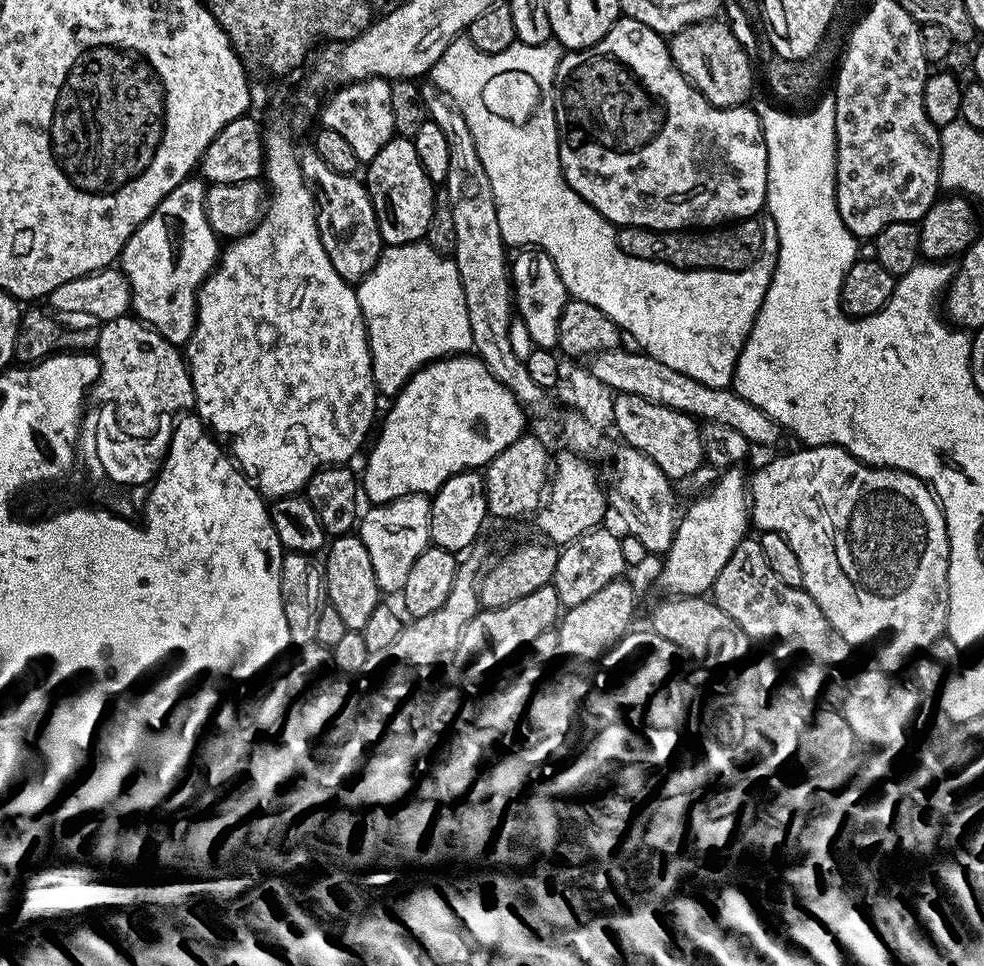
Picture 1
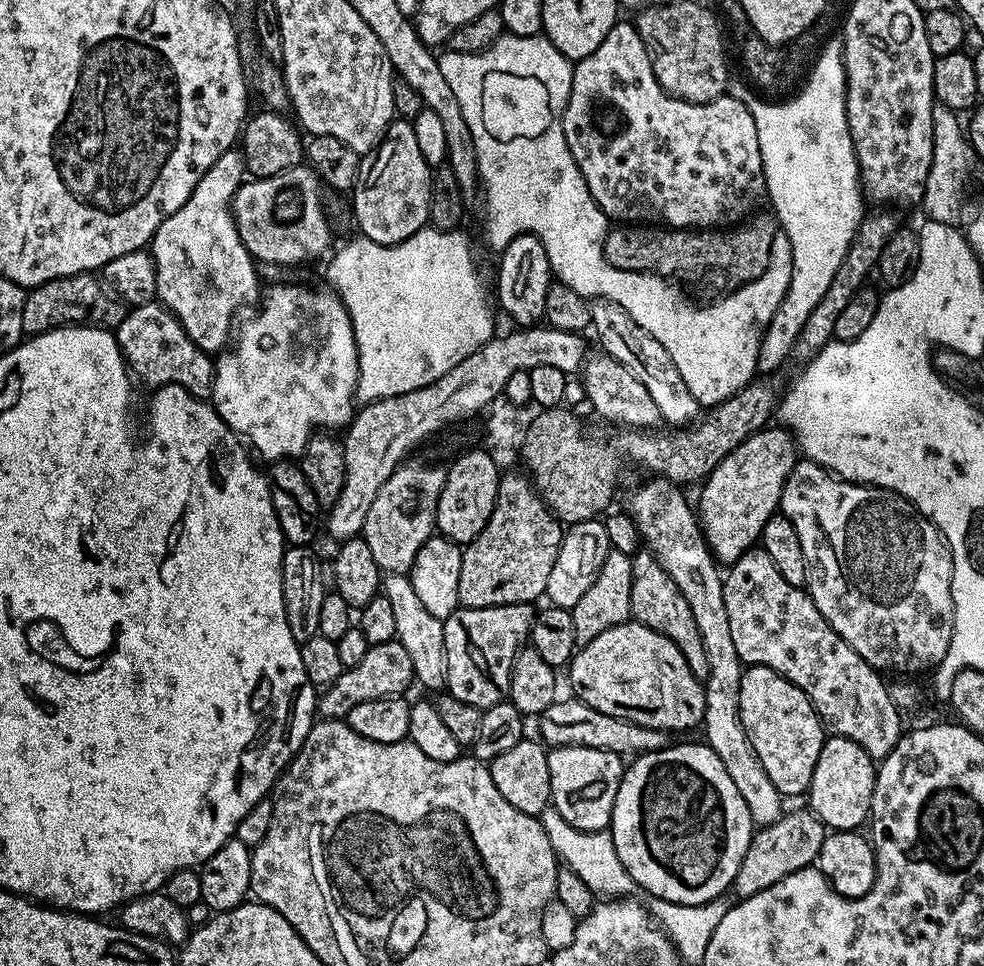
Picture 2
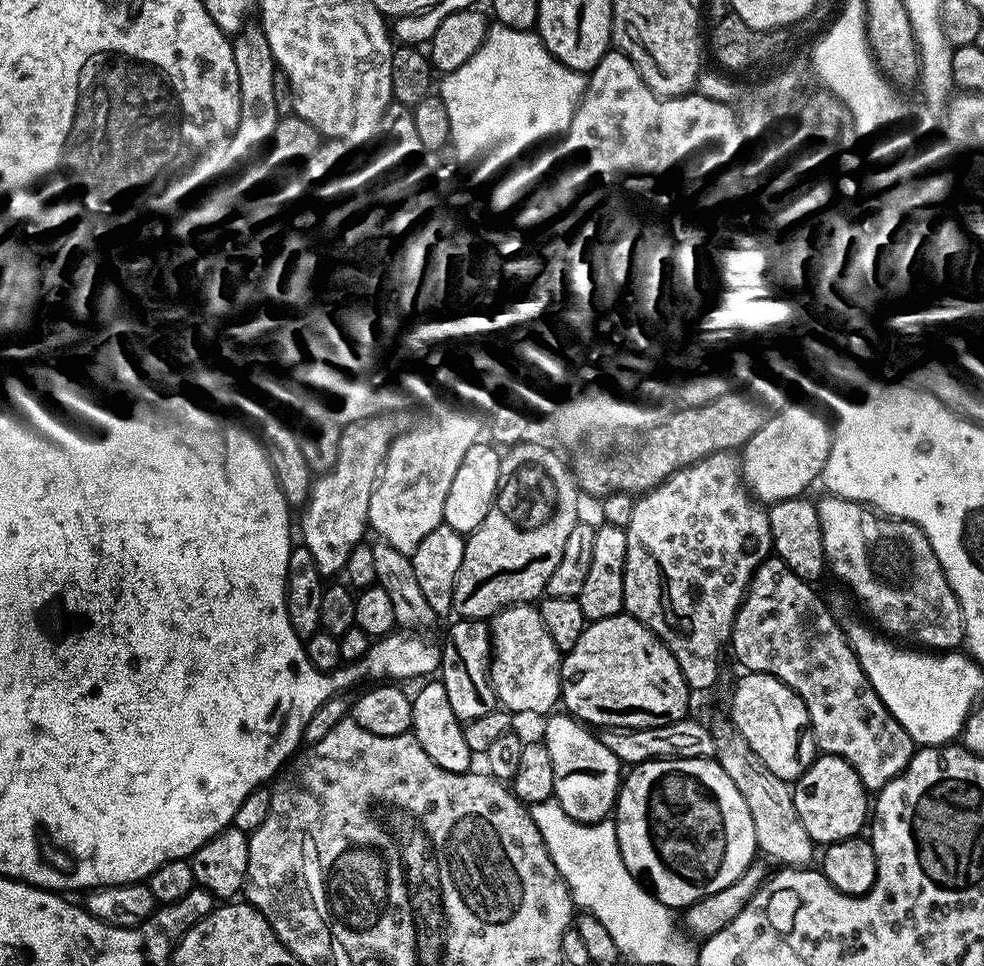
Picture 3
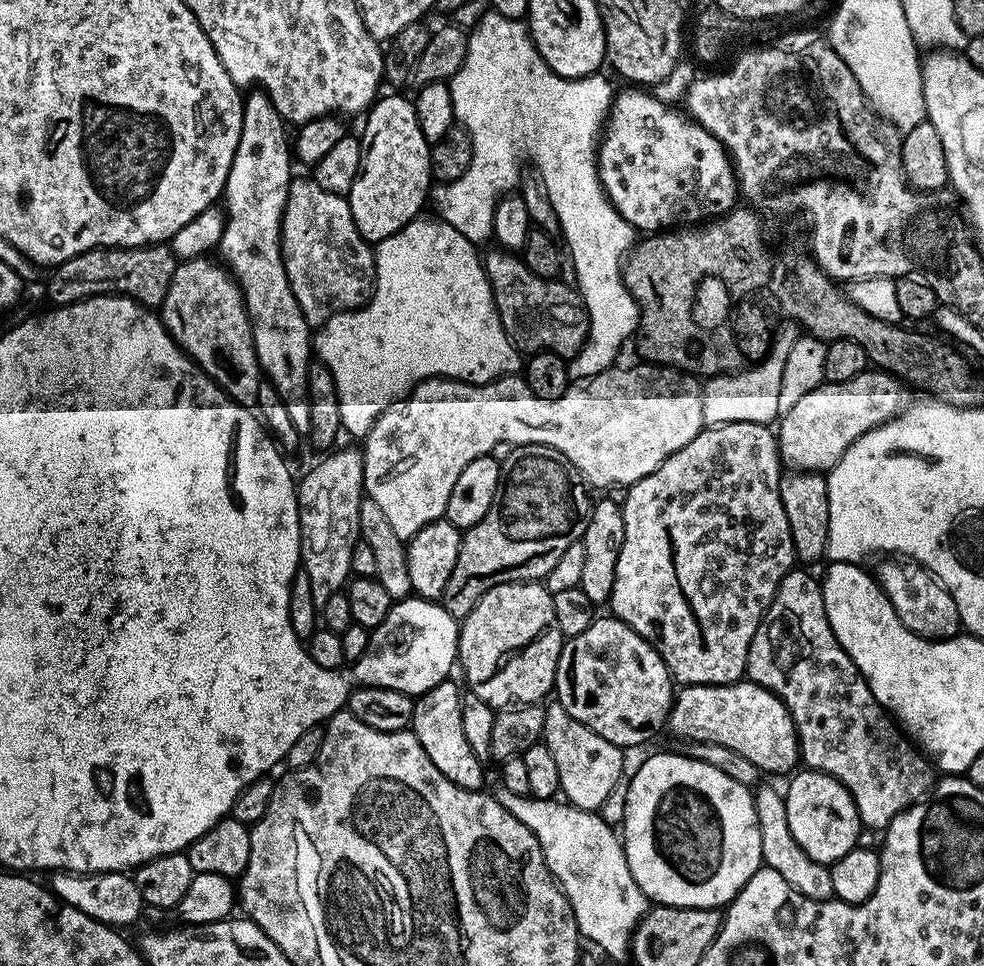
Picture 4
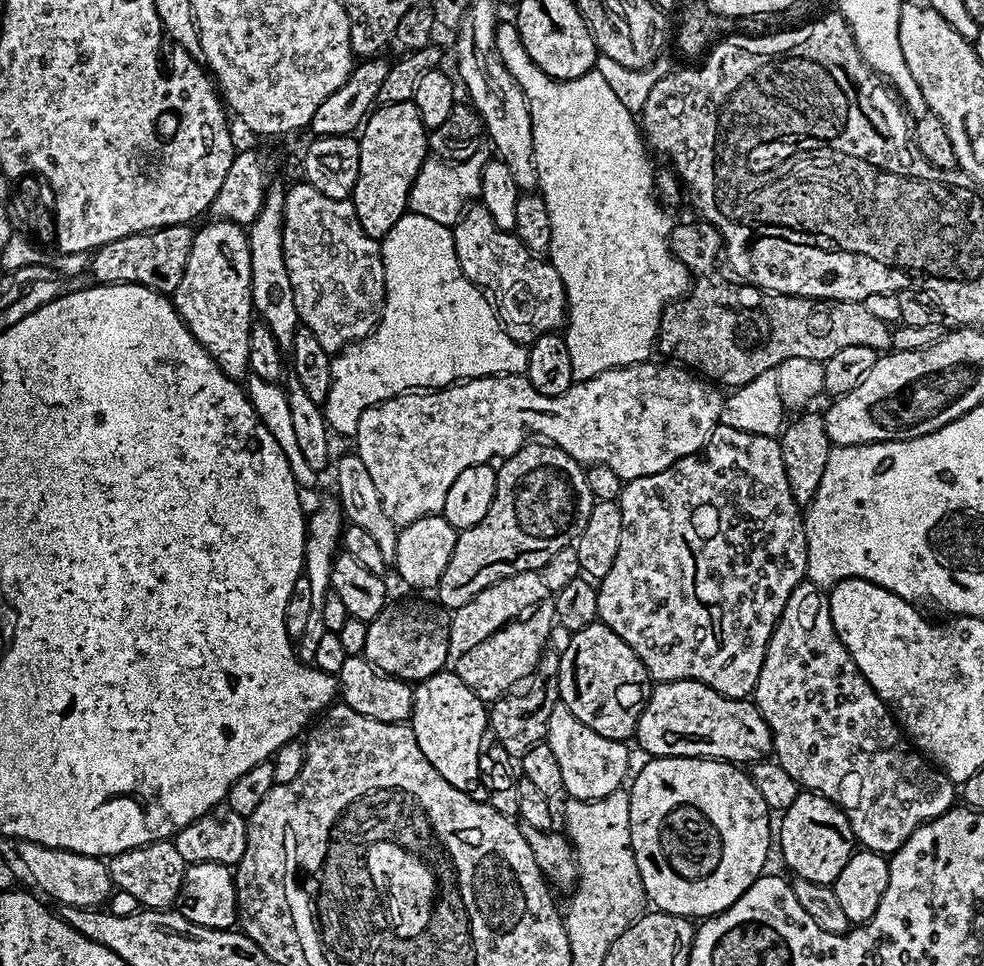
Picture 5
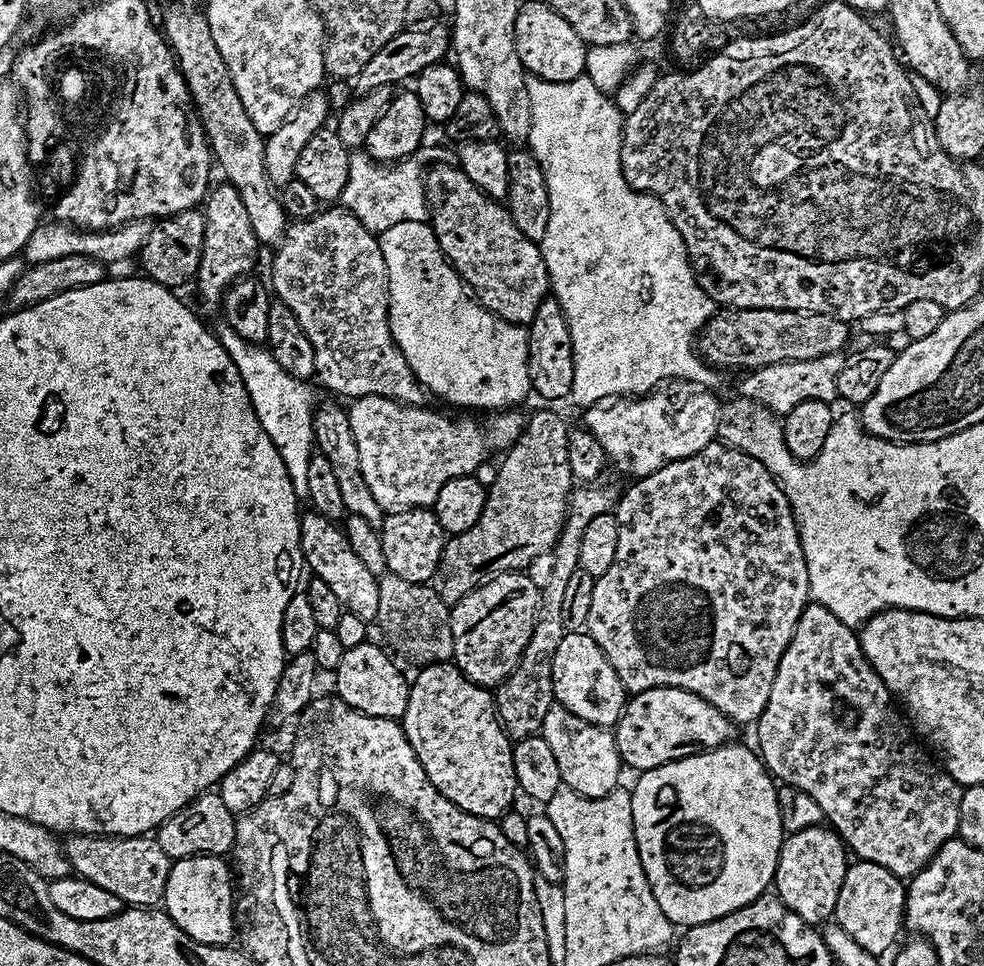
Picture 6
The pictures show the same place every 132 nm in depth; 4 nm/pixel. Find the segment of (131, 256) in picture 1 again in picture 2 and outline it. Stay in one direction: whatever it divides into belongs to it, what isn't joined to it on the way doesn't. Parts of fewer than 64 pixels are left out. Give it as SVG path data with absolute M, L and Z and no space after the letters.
M239 151L221 152L215 166L206 170L204 177L196 183L189 200L175 214L161 222L150 241L150 255L156 264L156 295L159 303L176 315L176 321L184 327L189 338L209 354L219 353L227 345L224 343L228 340L228 327L232 324L236 307L256 292L257 265L238 234L230 207L230 201L242 183L240 168L242 172Z

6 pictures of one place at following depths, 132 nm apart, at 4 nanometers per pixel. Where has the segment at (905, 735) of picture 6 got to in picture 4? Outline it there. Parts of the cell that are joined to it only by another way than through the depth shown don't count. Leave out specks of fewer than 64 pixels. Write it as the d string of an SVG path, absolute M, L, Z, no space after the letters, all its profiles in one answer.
M799 570L784 575L750 642L746 676L751 683L769 688L784 701L796 727L803 767L814 772L825 772L842 782L842 786L846 786L854 798L854 806L865 829L887 828L899 812L905 812L917 800L924 799L933 787L934 775L929 761L921 755L917 745L906 738L895 719L876 701L864 676L838 642L828 621L824 589L817 577L815 580L810 573Z

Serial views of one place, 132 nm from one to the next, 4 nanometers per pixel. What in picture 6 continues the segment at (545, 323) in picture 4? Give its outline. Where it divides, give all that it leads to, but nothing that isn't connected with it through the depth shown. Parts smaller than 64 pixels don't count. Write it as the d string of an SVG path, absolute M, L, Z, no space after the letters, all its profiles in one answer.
M448 162L437 164L429 167L426 172L428 203L434 206L430 212L430 223L436 241L440 243L448 263L455 268L461 281L471 289L475 299L483 307L501 320L527 326L538 314L542 302L550 296L548 271L539 243L526 238L526 234L522 234L522 230L514 226L507 207L501 201L490 199L478 186L474 186L474 182L470 182L470 178L462 169L453 165L451 168L450 165Z

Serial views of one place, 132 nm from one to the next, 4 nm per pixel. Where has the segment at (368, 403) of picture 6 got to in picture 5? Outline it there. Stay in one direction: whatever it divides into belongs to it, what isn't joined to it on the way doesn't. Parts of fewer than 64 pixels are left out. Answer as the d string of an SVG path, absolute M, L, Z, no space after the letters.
M645 362L643 364L631 364L625 368L611 368L602 374L598 374L589 380L581 380L573 383L570 390L566 390L566 394L561 396L543 396L538 394L538 390L534 390L534 386L530 386L527 375L524 374L505 374L502 376L478 376L471 380L457 382L448 385L447 388L438 388L435 390L409 390L403 396L391 396L388 400L383 400L381 404L371 404L370 407L362 414L362 418L358 418L358 426L354 430L356 436L355 455L362 458L362 462L366 462L366 470L370 474L374 486L378 490L378 498L382 498L382 510L386 510L386 514L390 514L390 518L397 524L403 526L414 522L423 516L435 516L443 513L444 503L446 502L446 490L450 490L450 486L454 486L454 478L458 478L458 474L462 474L462 470L466 470L475 464L487 464L493 458L491 456L500 456L499 458L507 458L513 456L519 448L524 447L529 439L528 432L533 432L533 437L539 438L541 441L555 444L557 448L561 448L566 454L570 454L570 458L574 458L582 466L591 466L601 464L602 466L610 466L610 470L614 470L614 474L618 474L621 481L627 482L636 480L639 474L630 474L632 470L644 470L644 466L648 462L662 462L668 460L674 463L675 458L670 458L670 450L676 450L676 446L680 442L684 442L684 436L692 436L692 432L696 432L696 402L692 400L692 396L698 392L702 392L709 381L701 378L699 375L693 374L689 369L683 366L677 366L672 362L660 362L664 364L652 364L653 362Z

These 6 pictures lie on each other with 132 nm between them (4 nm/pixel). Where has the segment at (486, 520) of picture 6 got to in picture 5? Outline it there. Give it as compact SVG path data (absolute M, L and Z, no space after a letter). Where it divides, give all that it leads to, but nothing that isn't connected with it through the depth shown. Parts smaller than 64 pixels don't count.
M525 443L524 447L519 448L513 456L507 457L501 464L504 465L496 468L494 502L490 502L486 518L482 518L480 524L463 529L457 535L454 554L450 554L450 562L446 562L446 570L442 570L440 583L434 589L435 595L440 595L441 602L448 610L462 607L479 592L492 584L497 584L499 580L523 572L539 572L546 566L546 562L550 562L550 558L554 558L554 554L558 554L558 550L573 547L590 518L594 501L590 494L590 486L586 486L585 469L555 444Z

